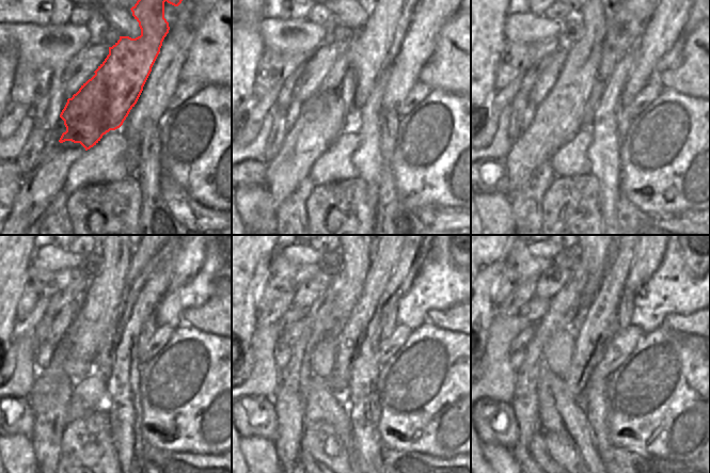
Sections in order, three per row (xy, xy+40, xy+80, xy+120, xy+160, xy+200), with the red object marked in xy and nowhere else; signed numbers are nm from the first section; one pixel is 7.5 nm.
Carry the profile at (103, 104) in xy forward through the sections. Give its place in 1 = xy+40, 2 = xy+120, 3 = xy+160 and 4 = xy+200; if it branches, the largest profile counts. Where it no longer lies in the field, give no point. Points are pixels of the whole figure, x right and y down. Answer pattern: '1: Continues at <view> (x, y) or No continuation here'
1: Continues at xy+40 (374, 49)
2: Continues at xy+120 (80, 364)
3: Continues at xy+160 (341, 315)
4: Continues at xy+200 (586, 304).

